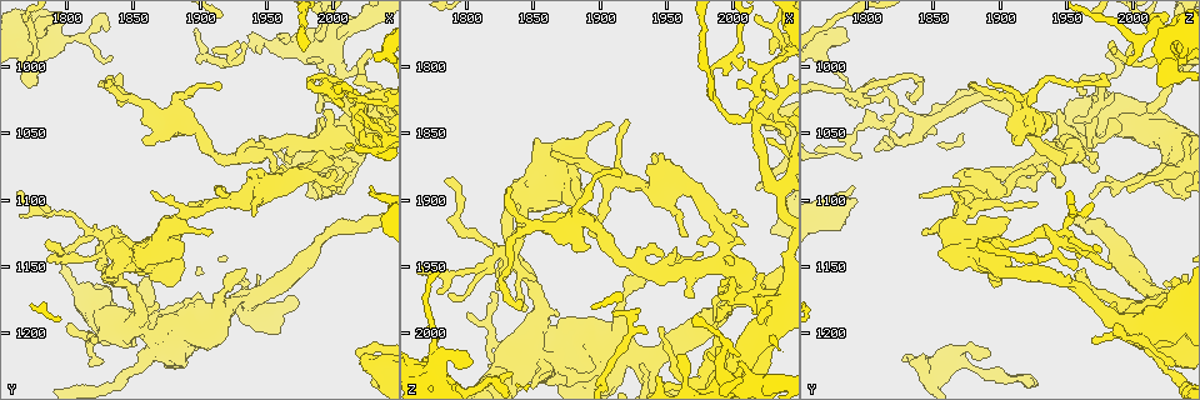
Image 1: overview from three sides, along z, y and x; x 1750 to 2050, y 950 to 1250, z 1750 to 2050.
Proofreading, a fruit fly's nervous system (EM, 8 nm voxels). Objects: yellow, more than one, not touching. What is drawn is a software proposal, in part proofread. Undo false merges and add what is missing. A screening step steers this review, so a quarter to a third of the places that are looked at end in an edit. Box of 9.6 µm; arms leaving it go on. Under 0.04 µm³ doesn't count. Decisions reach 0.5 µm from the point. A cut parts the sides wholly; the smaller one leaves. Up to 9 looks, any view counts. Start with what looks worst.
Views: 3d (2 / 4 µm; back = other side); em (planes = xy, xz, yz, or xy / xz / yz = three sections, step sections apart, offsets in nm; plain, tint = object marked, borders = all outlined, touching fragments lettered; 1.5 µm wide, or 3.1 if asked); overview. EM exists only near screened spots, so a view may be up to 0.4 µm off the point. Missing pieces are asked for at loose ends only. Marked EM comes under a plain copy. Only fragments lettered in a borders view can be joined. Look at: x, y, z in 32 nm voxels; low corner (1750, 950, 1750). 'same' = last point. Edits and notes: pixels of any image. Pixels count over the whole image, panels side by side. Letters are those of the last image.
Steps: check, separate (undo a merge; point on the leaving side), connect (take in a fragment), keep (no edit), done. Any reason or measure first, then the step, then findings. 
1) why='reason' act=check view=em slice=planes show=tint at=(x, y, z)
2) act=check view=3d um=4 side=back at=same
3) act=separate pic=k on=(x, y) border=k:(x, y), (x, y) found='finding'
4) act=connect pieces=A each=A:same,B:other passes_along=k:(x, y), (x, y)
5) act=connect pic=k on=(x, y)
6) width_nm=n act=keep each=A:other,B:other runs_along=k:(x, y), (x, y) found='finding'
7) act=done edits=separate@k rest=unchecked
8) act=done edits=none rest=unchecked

why='branch stops here' act=check view=em slice=xz step=4 show=tint at=(1784, 1132, 1888)

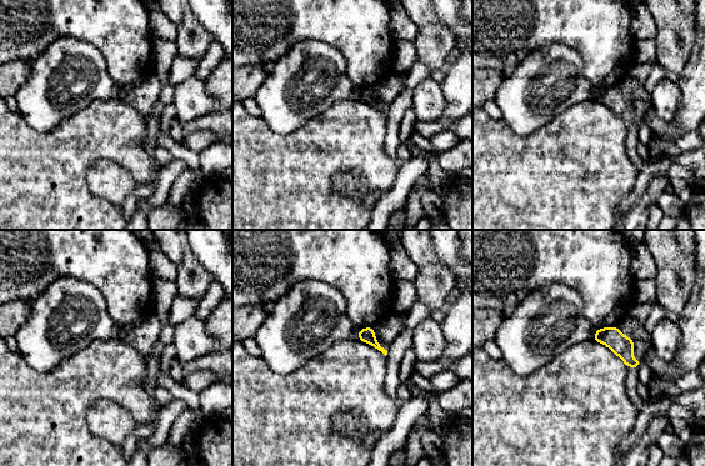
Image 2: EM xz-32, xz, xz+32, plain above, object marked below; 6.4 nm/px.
why='another direction' act=check view=em slice=xy step=8 show=borders at=same

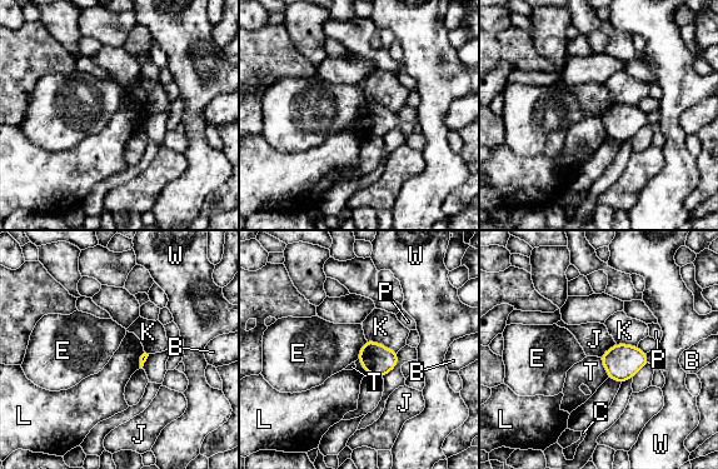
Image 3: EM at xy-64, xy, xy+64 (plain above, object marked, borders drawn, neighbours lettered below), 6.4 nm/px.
longest_contact=K:220nm act=keep each=B:other,C:other,E:other,J:other,K:other,L:other,P:other,T:other,W:other border=3:(616, 343), (599, 357) found='none of them fits'

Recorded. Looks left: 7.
why='arms part here' act=check view=em slice=xz step=4 show=borders at=(1932, 1174, 2024)

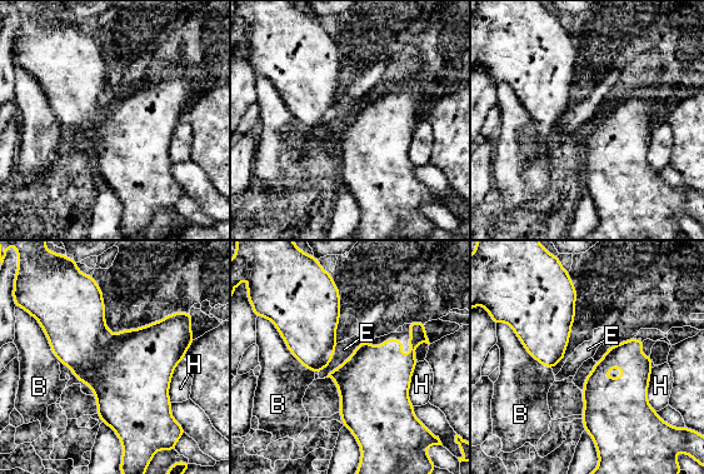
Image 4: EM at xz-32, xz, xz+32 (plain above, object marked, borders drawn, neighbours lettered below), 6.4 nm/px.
act=check view=em slice=planes show=borders at=same

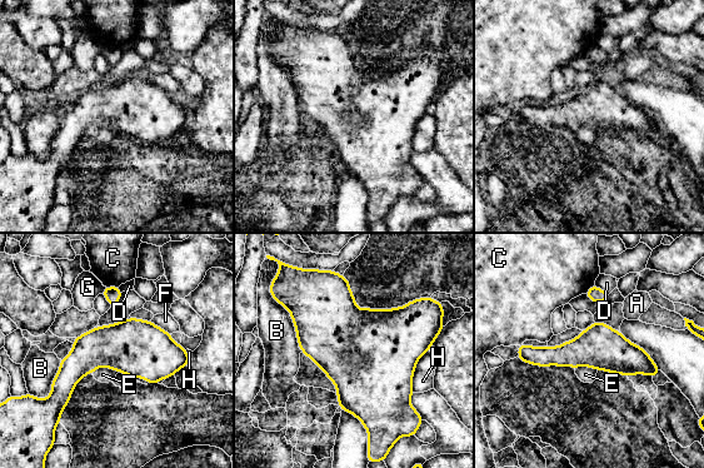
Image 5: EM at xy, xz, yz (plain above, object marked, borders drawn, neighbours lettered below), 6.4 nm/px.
width_nm=300 act=keep each=A:other,B:other,C:other,D:other,E:other,F:other,G:other,H:other runs_along=5:(520, 349), (618, 354), (655, 371) found='one cell here'

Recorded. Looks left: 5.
why='free end' act=check view=em slice=yz step=4 show=tint at=(2024, 1222, 1830)

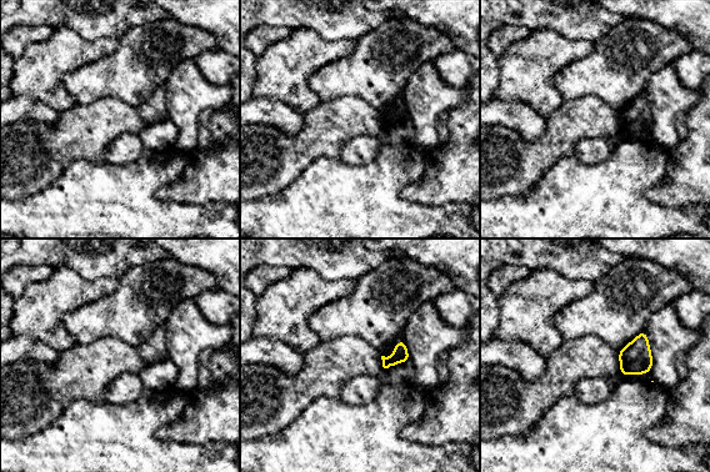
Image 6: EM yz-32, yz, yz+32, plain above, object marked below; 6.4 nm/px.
why='cut it another way' act=check view=em slice=planes show=borders at=same

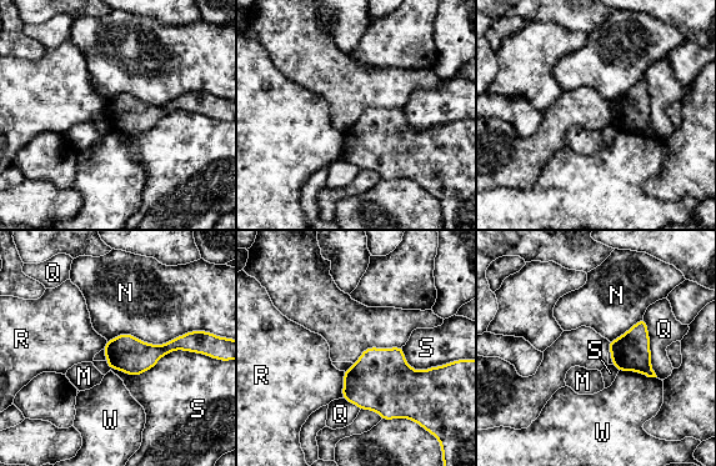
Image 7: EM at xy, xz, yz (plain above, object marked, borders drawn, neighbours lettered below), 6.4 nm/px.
longest_contact=S:600nm act=keep each=M:other,N:other,Q:other,R:other,S:other,W:other found='none of them fits'

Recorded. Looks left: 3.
why='free end' act=check view=em slice=planes show=borders at=(1844, 1148, 1984)

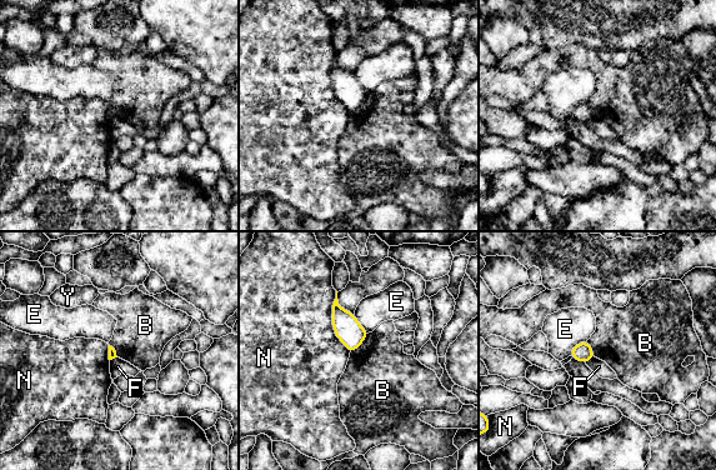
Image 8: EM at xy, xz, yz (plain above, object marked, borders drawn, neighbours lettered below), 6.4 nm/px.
act=keep each=B:other,E:other,F:other,N:other,Y:other border=8:(369, 333), (350, 353) found='no lettered fragment goes on from it'

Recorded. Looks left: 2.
act=done edits=none rest=unchecked

